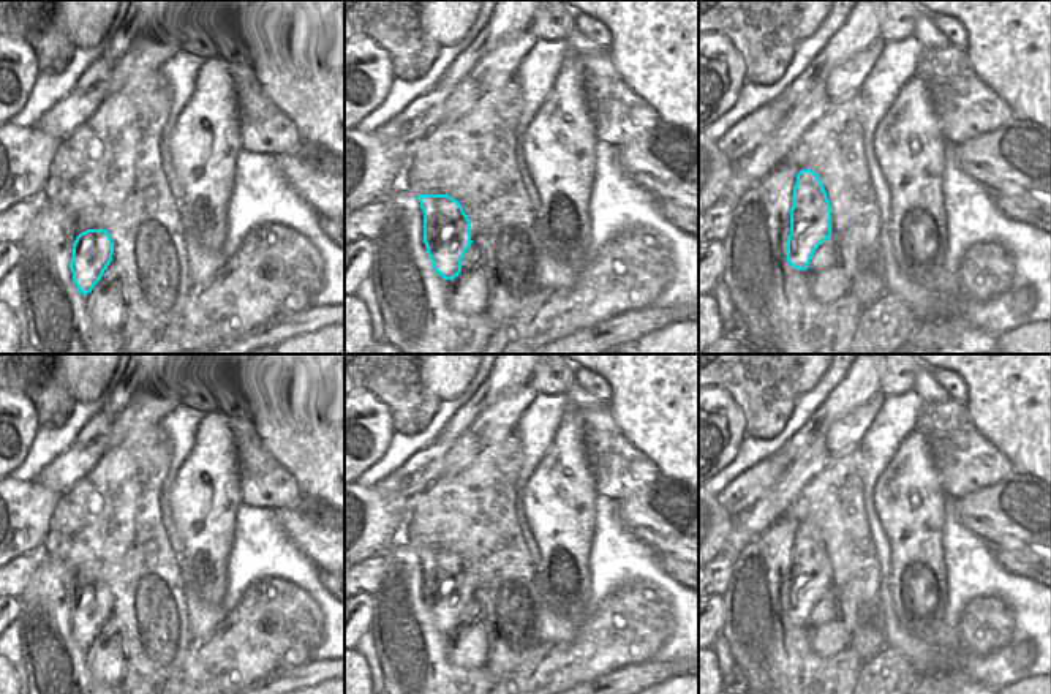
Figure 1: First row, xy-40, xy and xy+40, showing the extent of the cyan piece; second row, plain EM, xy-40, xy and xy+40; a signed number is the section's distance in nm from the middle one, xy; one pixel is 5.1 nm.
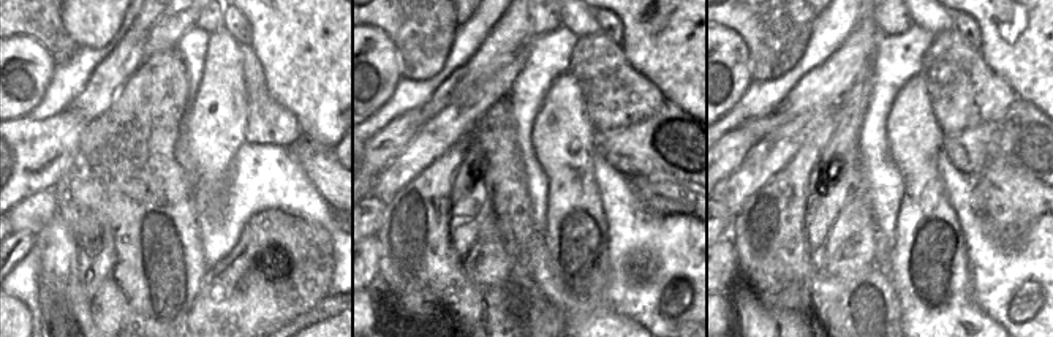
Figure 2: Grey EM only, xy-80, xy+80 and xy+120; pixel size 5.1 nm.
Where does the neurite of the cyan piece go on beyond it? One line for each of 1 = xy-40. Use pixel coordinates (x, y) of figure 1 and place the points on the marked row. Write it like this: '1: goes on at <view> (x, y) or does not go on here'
1: does not go on here

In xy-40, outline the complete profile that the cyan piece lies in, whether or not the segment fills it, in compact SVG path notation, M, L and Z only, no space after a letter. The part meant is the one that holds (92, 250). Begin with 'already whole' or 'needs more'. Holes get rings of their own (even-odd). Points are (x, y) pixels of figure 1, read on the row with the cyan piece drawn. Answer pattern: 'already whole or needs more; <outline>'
already whole; M87 229L73 243L70 269L79 292L87 296L112 261L114 242L106 229Z

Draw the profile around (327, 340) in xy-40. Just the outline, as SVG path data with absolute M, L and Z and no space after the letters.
M330 324L278 343L272 354L345 354L345 324Z

